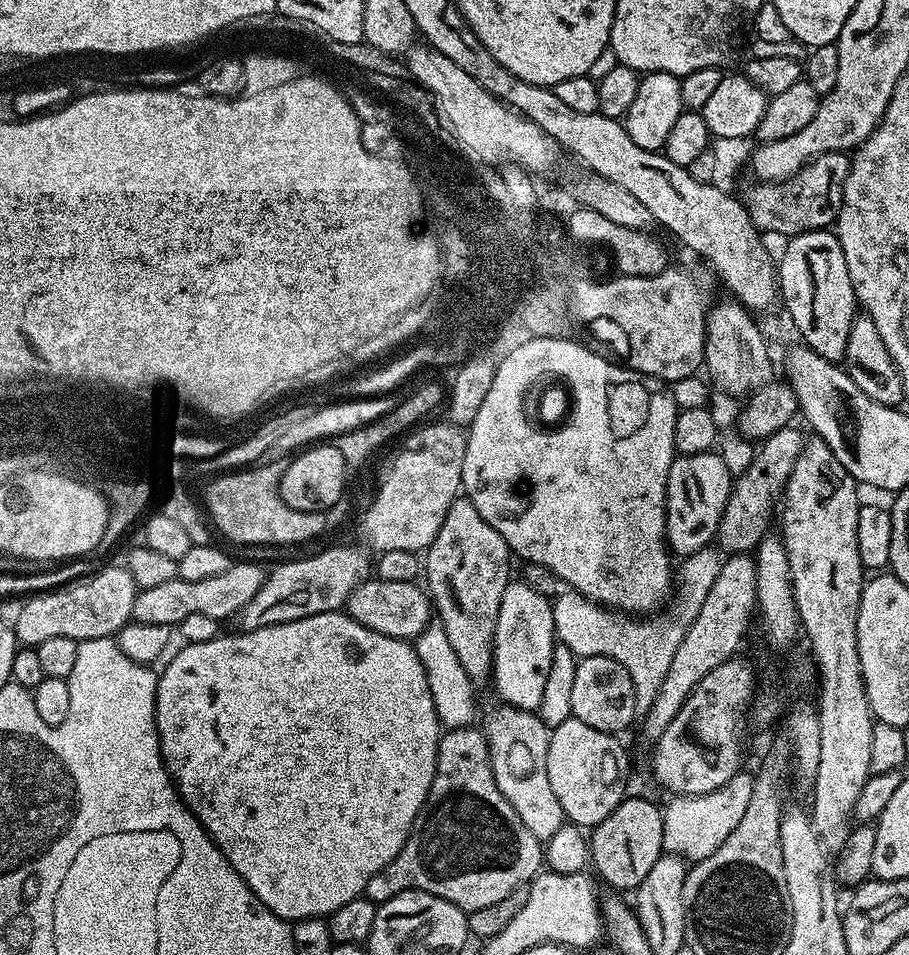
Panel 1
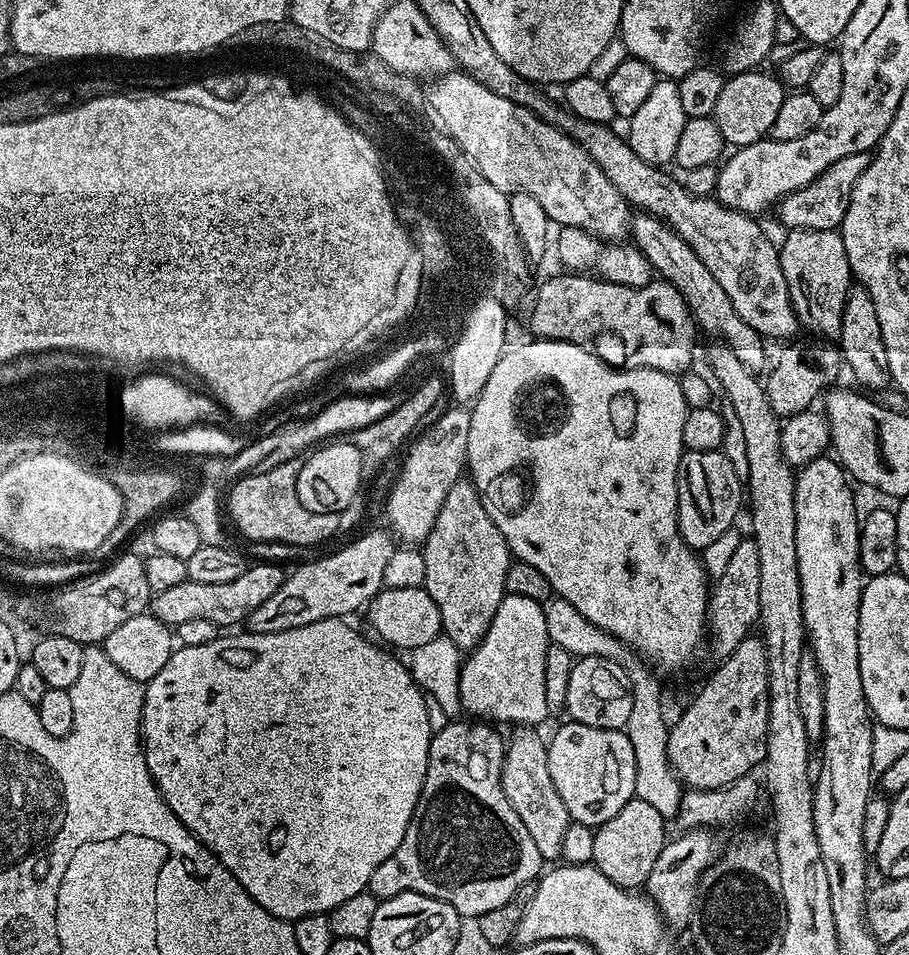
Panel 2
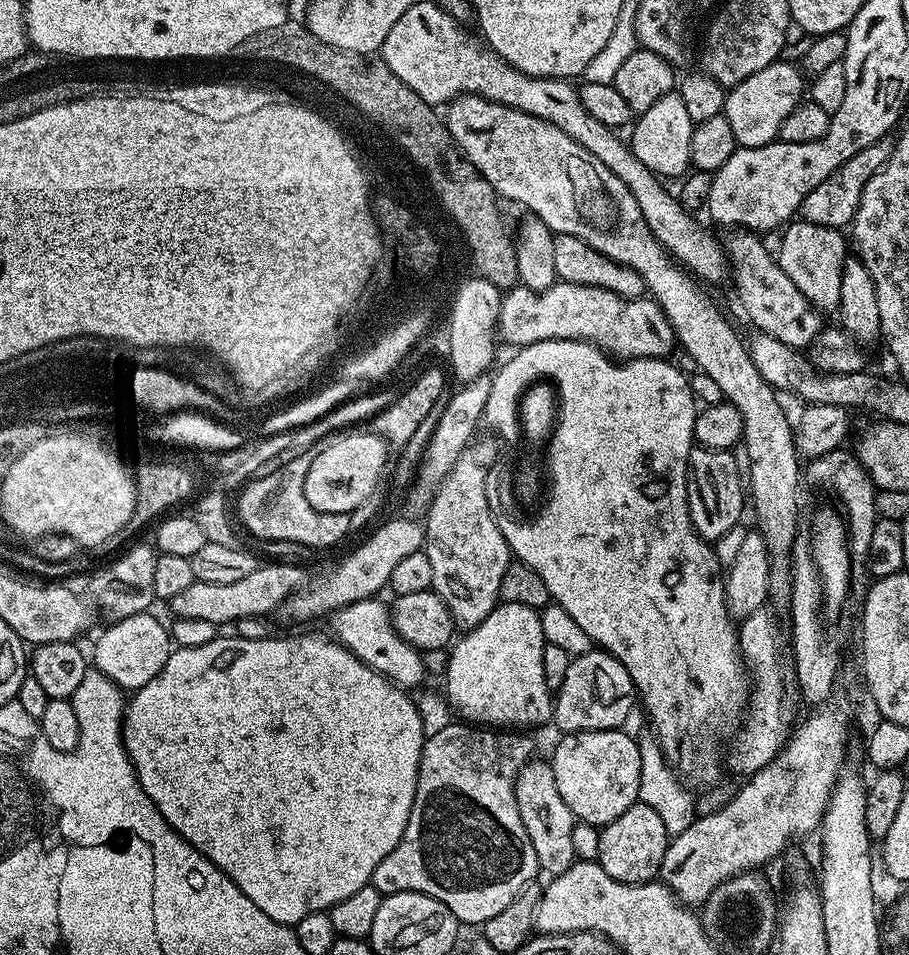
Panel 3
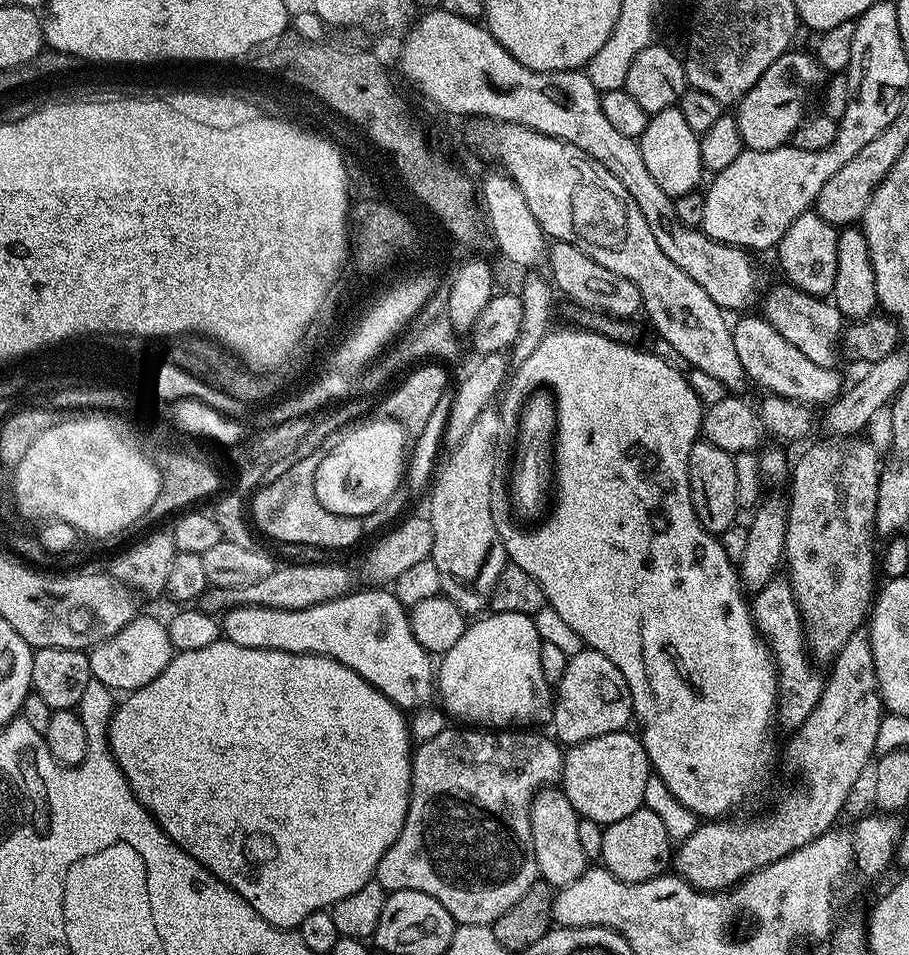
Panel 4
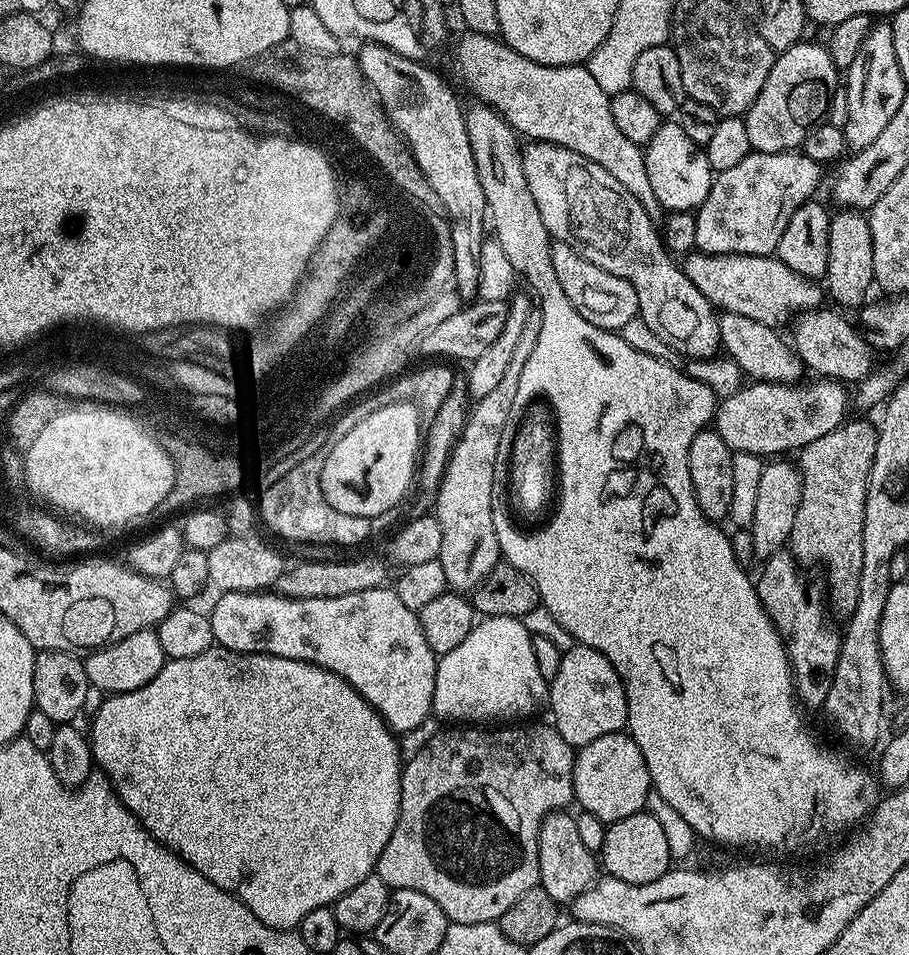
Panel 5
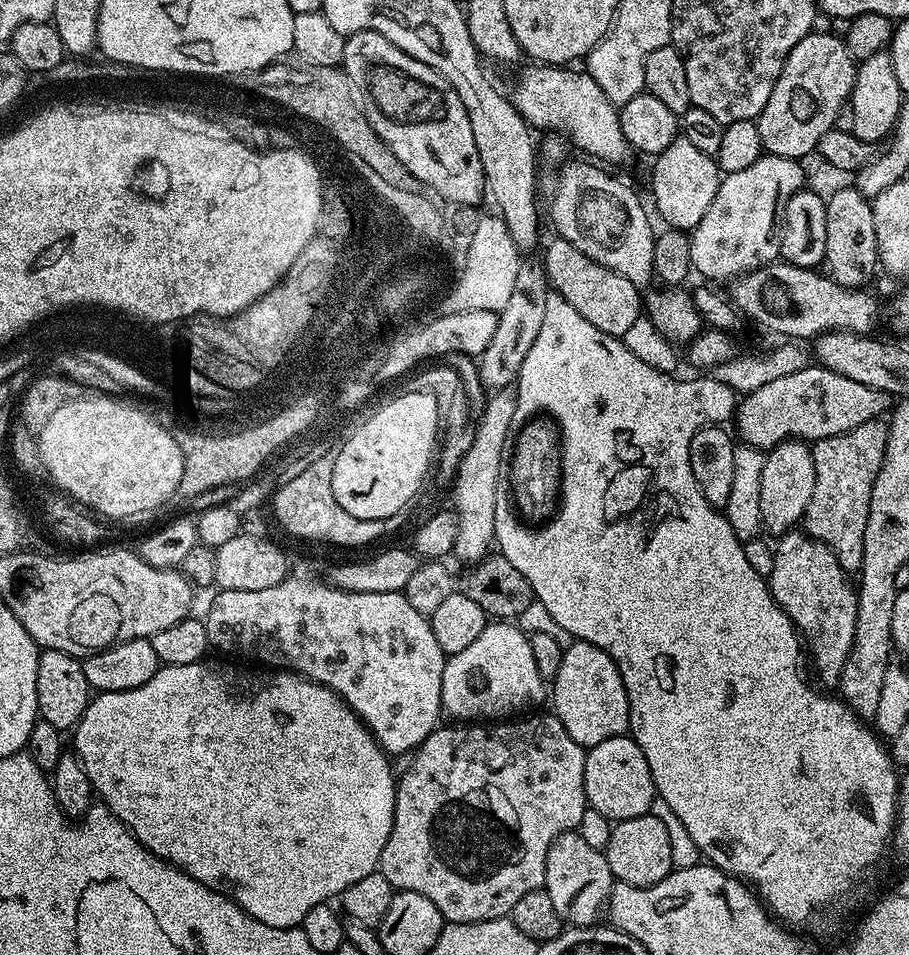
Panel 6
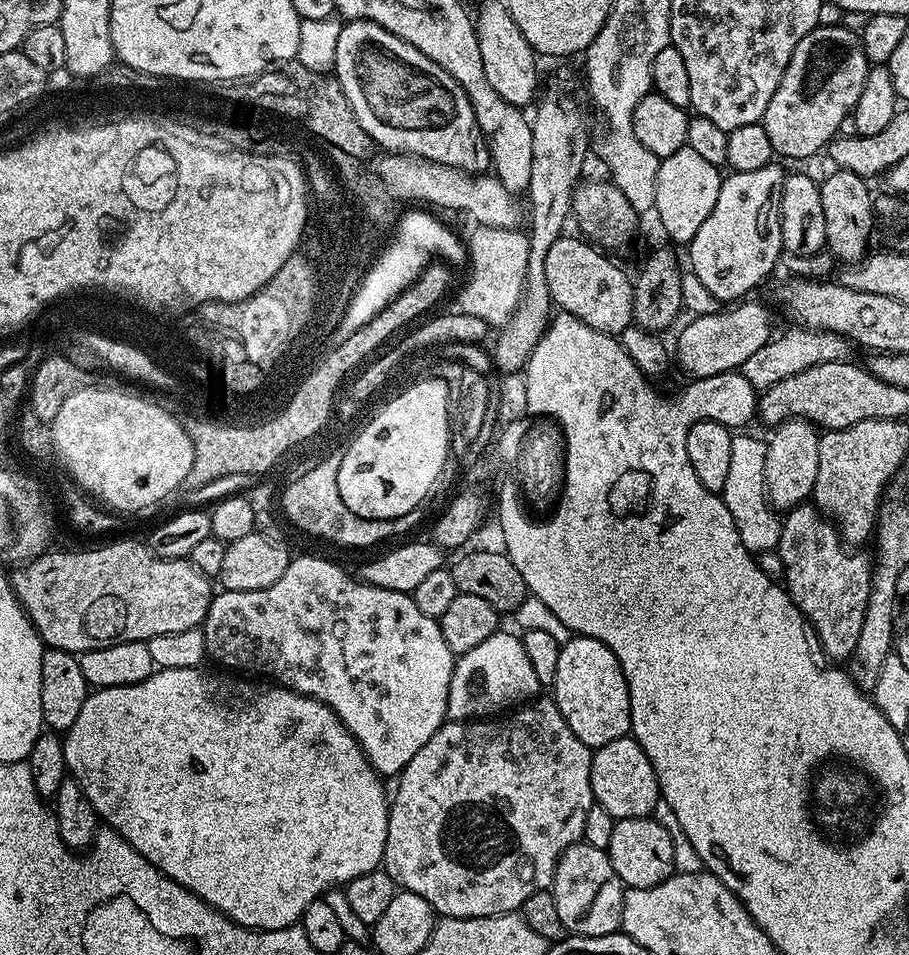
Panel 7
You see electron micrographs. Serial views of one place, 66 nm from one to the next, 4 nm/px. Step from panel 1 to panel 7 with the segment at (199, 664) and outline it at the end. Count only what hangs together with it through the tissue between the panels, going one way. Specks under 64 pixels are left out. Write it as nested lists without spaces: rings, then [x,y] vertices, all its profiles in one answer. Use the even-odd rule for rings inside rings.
[[[162,668],[153,671],[151,676],[137,684],[95,689],[86,698],[86,702],[82,702],[78,719],[63,737],[67,775],[79,784],[97,817],[107,827],[130,842],[130,846],[134,846],[134,850],[138,850],[138,854],[149,860],[160,873],[169,876],[212,908],[217,908],[223,916],[230,917],[243,928],[262,932],[299,925],[310,902],[321,899],[325,892],[337,886],[348,885],[362,874],[377,871],[383,865],[390,807],[386,792],[384,796],[385,781],[372,768],[372,763],[364,756],[354,734],[350,734],[350,730],[330,706],[318,702],[313,696],[303,696],[279,686],[268,686],[272,688],[265,692],[255,692],[244,681],[247,679],[237,678],[232,674],[211,676],[204,671],[200,668]]]

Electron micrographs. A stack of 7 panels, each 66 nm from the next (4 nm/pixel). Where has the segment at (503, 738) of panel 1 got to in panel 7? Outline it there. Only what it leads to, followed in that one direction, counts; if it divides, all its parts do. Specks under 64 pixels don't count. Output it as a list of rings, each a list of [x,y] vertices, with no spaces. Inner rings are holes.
[[[583,842],[571,844],[558,858],[550,891],[565,933],[573,936],[605,936],[621,931],[626,885],[618,878],[605,849]]]

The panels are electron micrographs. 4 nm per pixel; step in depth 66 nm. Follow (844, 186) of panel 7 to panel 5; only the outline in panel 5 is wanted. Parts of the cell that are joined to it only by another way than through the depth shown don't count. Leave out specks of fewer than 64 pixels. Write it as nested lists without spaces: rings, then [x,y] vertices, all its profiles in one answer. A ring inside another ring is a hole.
[[[840,210],[830,219],[830,250],[826,262],[826,274],[822,277],[827,295],[833,305],[841,309],[859,309],[869,299],[868,291],[874,288],[874,246],[870,238],[870,222],[860,210]]]

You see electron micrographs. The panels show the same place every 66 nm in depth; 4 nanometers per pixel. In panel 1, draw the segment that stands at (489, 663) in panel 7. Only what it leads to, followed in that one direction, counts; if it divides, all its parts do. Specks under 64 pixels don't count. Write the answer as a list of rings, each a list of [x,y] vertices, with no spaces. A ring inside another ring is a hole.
[[[510,582],[502,594],[501,609],[498,611],[496,633],[492,639],[491,683],[496,683],[496,692],[501,701],[512,704],[527,712],[536,712],[542,702],[542,690],[546,686],[546,674],[550,674],[550,658],[558,643],[553,601],[538,594],[523,582]]]

